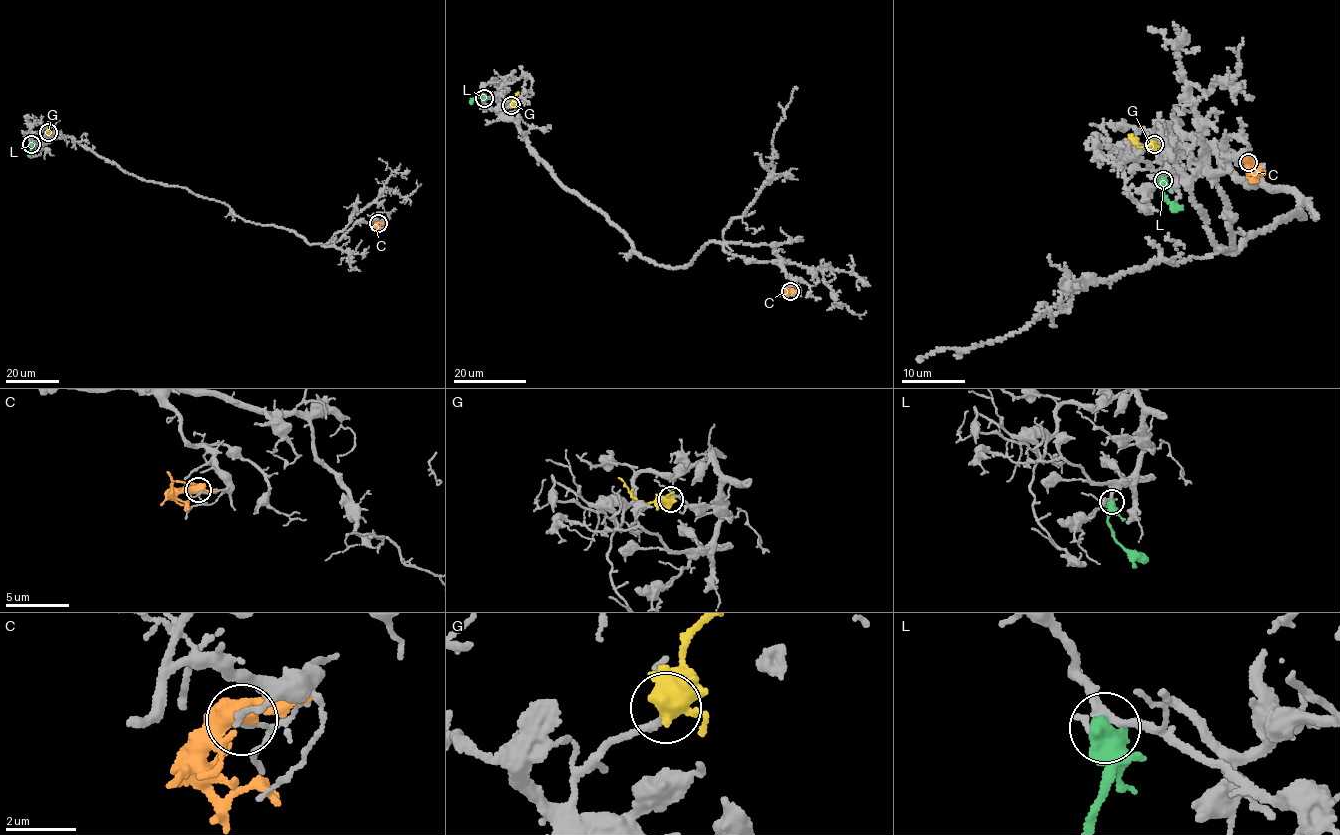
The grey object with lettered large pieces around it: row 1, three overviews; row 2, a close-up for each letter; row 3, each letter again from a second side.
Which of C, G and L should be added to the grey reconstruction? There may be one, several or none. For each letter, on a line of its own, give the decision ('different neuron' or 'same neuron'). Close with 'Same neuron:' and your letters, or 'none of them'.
C: different neuron
G: same neuron
L: different neuron
Same neuron: G

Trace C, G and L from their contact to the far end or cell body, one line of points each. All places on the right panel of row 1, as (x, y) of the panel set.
C: (1249, 163), (1256, 171), (1254, 175)
G: (1155, 144), (1139, 146), (1128, 134)
L: (1163, 179), (1164, 197), (1182, 210)

